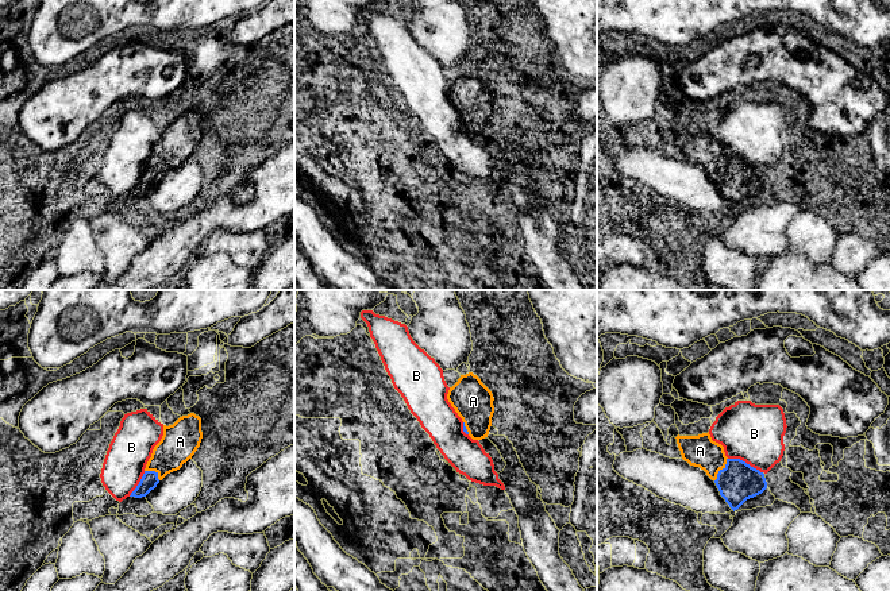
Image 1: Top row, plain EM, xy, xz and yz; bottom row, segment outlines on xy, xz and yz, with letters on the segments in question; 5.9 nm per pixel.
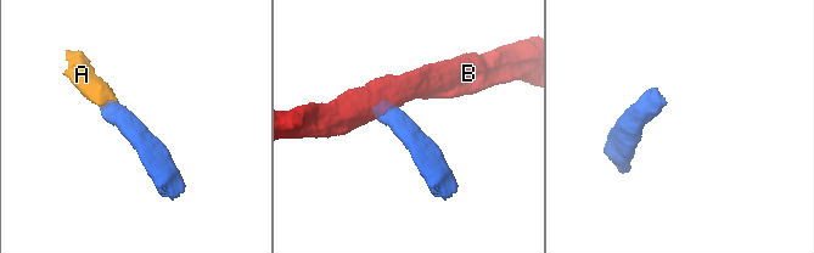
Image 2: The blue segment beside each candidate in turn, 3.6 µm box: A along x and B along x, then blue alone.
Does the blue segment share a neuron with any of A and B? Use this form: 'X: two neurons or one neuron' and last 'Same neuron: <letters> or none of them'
A: one neuron
B: two neurons
Same neuron: A

